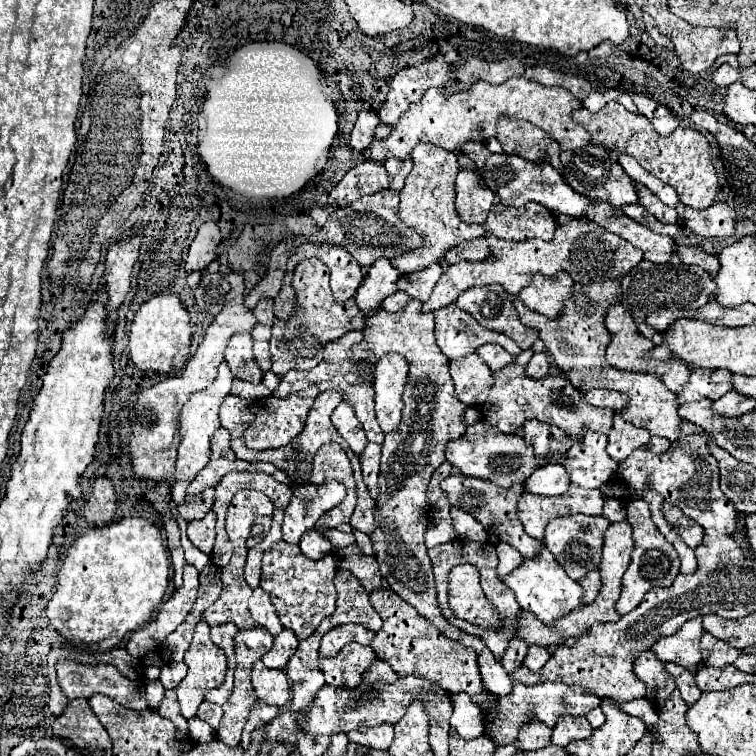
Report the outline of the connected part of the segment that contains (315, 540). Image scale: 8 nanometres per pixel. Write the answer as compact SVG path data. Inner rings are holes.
M310 529L310 533L304 533L304 537L300 541L300 549L310 559L320 559L332 551L330 541L318 529Z

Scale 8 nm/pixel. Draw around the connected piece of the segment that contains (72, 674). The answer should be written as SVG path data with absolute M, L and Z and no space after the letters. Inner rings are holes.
M60 659L56 663L56 671L58 671L58 683L68 699L90 699L94 693L102 693L132 711L146 711L148 709L144 683L130 681L130 679L122 677L118 673L118 669L114 669L114 665L80 665L70 659Z

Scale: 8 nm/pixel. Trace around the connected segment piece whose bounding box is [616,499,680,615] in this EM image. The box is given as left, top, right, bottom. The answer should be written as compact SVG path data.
M632 499L626 503L626 511L628 511L628 523L632 525L632 531L634 531L634 551L632 551L632 561L628 565L628 571L622 577L622 595L616 601L616 611L620 615L636 609L644 593L656 587L668 587L674 581L674 577L680 573L676 549L664 539L664 535L654 525L648 503L642 499Z

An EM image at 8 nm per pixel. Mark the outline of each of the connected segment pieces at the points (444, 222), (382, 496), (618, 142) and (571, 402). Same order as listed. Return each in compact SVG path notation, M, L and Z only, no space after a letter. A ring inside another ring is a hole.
M422 143L422 145L414 147L412 159L414 159L414 169L406 177L406 185L400 191L400 213L398 213L398 217L404 221L404 225L414 227L424 243L422 243L422 247L392 259L392 265L402 275L422 271L422 269L430 267L432 263L440 263L444 253L450 251L452 247L456 247L460 241L476 239L476 237L482 237L486 233L482 225L464 223L454 209L454 197L456 197L454 179L458 173L456 155L452 151L442 149L442 147Z
M412 299L402 311L388 313L384 309L378 309L374 317L368 317L362 343L352 347L352 359L360 367L370 359L376 363L378 357L390 351L402 355L408 361L408 381L402 393L402 423L398 431L388 433L382 443L382 463L378 481L380 491L374 509L376 529L370 535L374 555L380 563L382 579L394 593L408 601L438 631L442 631L442 635L462 643L464 647L472 647L478 653L478 667L484 691L496 697L510 695L512 679L508 677L500 661L494 661L494 655L490 653L490 649L486 649L486 645L482 645L482 641L478 641L478 637L470 637L460 629L454 629L442 617L436 603L432 565L424 545L424 531L428 525L426 487L430 483L432 473L446 461L444 451L448 441L462 437L462 433L466 431L466 425L462 423L466 405L456 399L454 383L448 371L448 357L438 349L434 341L434 317L432 313L422 313L422 303L418 299Z
M608 103L602 111L590 113L588 109L578 109L574 113L574 121L584 125L592 133L592 143L610 149L616 147L632 157L638 159L638 163L664 181L666 185L674 187L680 201L686 207L692 209L708 209L716 197L716 187L718 187L718 175L712 163L712 147L708 139L694 131L694 129L682 129L678 127L672 135L658 135L652 127L652 123L640 115L640 113L630 113L626 107L620 103Z
M530 349L522 351L520 355L514 357L512 363L508 363L506 367L492 373L494 387L490 389L490 395L488 395L486 403L482 405L484 421L498 427L502 433L520 433L524 421L532 419L532 417L546 421L550 425L562 427L570 435L582 433L582 429L592 429L592 431L600 431L600 433L608 433L612 429L614 413L610 413L610 409L586 405L586 401L582 401L582 393L562 375L550 373L550 375L544 375L542 379L530 379L524 373L524 369L530 361L530 355L532 355Z

